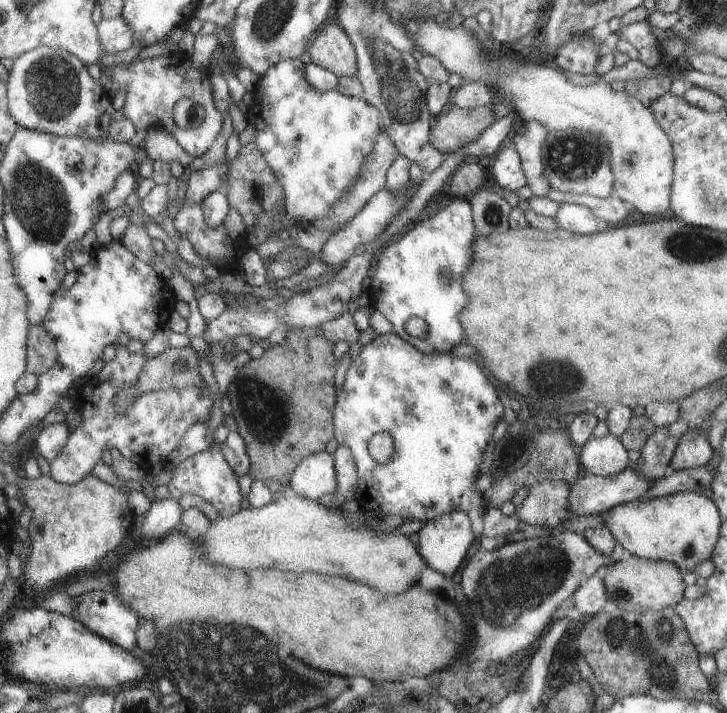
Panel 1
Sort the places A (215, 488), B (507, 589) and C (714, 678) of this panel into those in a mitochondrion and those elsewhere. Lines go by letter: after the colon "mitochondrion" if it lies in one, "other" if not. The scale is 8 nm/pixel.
A: other
B: mitochondrion
C: other

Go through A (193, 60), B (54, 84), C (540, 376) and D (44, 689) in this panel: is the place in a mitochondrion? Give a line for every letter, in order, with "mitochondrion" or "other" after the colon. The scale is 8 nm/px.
A: other
B: mitochondrion
C: mitochondrion
D: other

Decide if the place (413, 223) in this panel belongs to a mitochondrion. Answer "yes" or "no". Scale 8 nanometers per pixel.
no

